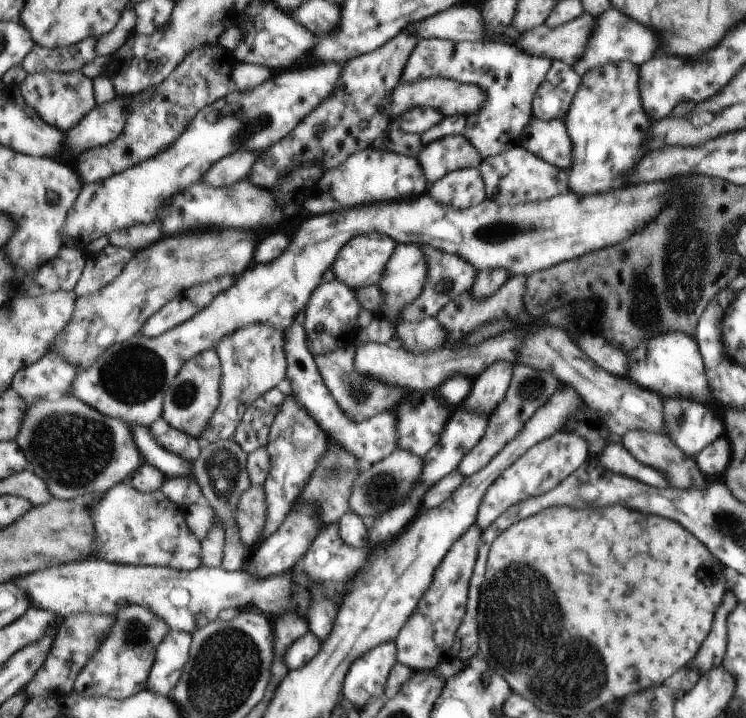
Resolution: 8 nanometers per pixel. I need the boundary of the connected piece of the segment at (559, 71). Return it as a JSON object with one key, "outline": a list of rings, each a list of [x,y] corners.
{"outline":[[[551,60],[549,69],[531,100],[532,117],[538,120],[563,120],[582,85],[581,75],[572,67]]]}

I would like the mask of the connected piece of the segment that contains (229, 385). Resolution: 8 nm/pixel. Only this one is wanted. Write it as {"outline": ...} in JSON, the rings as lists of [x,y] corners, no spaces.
{"outline":[[[253,323],[238,329],[229,337],[221,338],[217,342],[216,352],[220,356],[222,364],[223,385],[219,406],[213,412],[212,421],[209,422],[205,434],[199,439],[203,444],[219,442],[221,440],[233,439],[233,432],[241,421],[241,416],[261,394],[268,393],[270,389],[286,378],[287,356],[284,346],[286,339],[283,332],[272,328],[268,323]]]}

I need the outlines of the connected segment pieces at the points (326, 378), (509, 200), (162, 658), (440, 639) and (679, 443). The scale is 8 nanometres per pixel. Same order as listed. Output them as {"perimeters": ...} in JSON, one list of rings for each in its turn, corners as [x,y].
{"perimeters":[[[[353,346],[347,349],[333,350],[326,354],[317,354],[313,357],[313,362],[323,380],[323,385],[327,388],[331,397],[346,417],[361,420],[372,418],[385,410],[393,410],[402,400],[402,390],[399,388],[386,389],[383,384],[379,384],[379,380],[371,380],[371,378],[363,378],[361,374],[355,372],[353,368],[353,356],[355,348]]],[[[516,147],[491,158],[485,158],[480,162],[477,170],[483,176],[487,198],[509,207],[531,201],[545,201],[557,195],[570,193],[566,171],[544,162],[524,147]]],[[[172,631],[161,644],[148,681],[148,690],[170,696],[184,677],[191,657],[193,636],[186,631]]],[[[473,524],[451,544],[447,554],[435,568],[431,585],[419,598],[417,607],[395,638],[396,662],[412,672],[435,670],[438,665],[451,658],[456,631],[467,612],[468,587],[471,585],[472,570],[479,551],[480,532],[479,526]]],[[[663,397],[663,410],[667,436],[675,444],[675,448],[687,458],[695,458],[697,453],[723,436],[724,424],[720,412],[712,407],[687,398]]]]}

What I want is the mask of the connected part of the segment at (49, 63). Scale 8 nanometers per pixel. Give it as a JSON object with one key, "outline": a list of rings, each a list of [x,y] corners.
{"outline":[[[89,38],[80,45],[49,49],[39,44],[29,52],[23,63],[27,74],[41,72],[76,72],[91,60],[95,60],[96,39]]]}

